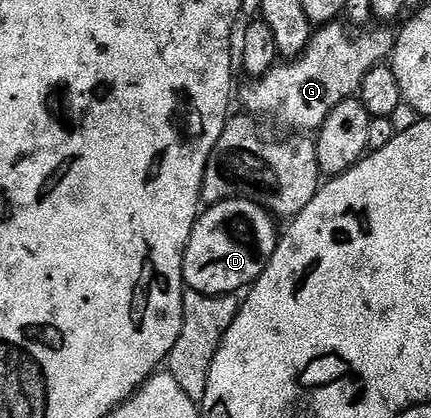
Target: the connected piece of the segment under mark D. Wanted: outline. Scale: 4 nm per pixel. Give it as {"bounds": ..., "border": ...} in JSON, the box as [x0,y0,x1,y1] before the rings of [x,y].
{"bounds":[183,199,279,295],"border":[[[224,199],[222,203],[206,206],[198,214],[197,223],[193,226],[193,232],[185,250],[183,277],[186,288],[204,295],[232,295],[252,287],[253,282],[263,273],[271,253],[277,248],[279,227],[277,231],[276,225],[278,226],[274,216],[249,199]]]}

